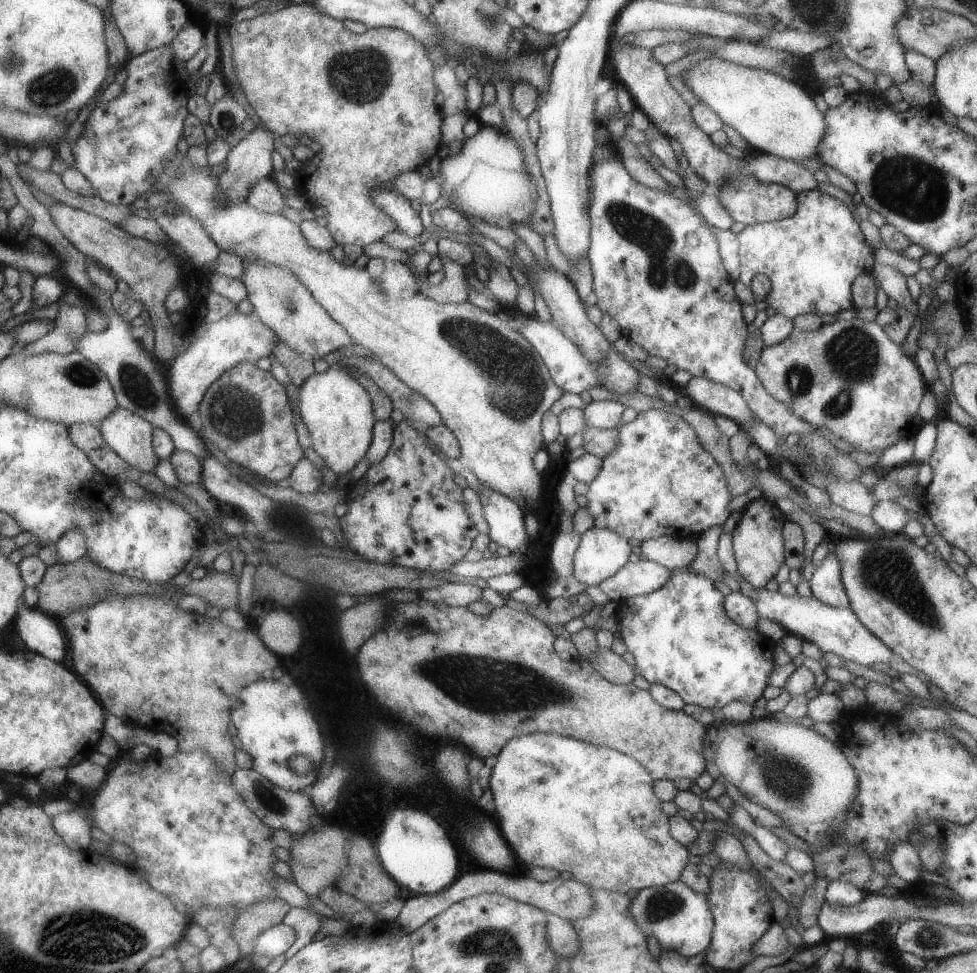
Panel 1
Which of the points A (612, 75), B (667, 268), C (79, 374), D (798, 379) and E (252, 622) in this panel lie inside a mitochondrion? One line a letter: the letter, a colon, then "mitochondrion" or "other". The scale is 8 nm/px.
A: other
B: mitochondrion
C: mitochondrion
D: mitochondrion
E: other

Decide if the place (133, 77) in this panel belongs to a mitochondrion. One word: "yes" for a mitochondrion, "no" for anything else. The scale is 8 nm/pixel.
no

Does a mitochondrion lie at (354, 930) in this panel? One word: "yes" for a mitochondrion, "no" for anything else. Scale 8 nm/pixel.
no

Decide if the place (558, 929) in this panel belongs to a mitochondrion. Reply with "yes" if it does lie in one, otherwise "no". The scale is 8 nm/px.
no

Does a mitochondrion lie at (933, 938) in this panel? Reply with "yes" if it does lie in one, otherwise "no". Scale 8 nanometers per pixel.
yes

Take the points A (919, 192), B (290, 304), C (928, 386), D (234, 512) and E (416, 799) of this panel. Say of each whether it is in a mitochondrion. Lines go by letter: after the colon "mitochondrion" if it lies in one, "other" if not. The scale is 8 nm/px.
A: mitochondrion
B: mitochondrion
C: other
D: other
E: other

